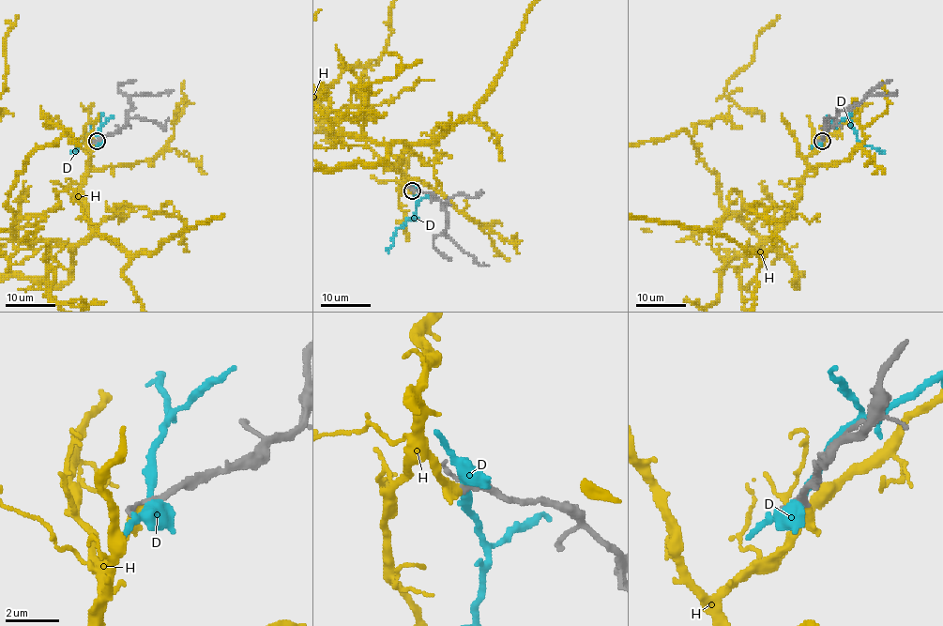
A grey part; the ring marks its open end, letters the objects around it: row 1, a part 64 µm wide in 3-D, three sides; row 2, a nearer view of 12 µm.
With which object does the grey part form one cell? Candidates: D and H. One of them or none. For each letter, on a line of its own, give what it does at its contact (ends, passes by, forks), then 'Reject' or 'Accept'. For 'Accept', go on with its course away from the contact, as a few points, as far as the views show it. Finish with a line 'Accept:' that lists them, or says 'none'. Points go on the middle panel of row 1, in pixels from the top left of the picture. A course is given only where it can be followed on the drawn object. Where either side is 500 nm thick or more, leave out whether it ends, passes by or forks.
D: It passes by. Reject
H: It passes by. Accept
Accept: H

